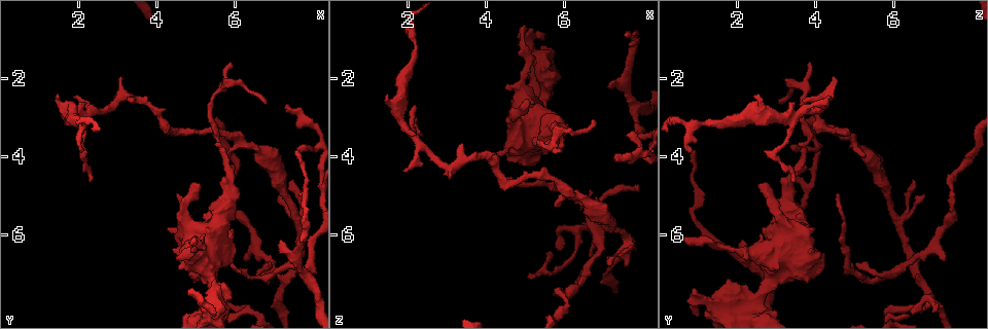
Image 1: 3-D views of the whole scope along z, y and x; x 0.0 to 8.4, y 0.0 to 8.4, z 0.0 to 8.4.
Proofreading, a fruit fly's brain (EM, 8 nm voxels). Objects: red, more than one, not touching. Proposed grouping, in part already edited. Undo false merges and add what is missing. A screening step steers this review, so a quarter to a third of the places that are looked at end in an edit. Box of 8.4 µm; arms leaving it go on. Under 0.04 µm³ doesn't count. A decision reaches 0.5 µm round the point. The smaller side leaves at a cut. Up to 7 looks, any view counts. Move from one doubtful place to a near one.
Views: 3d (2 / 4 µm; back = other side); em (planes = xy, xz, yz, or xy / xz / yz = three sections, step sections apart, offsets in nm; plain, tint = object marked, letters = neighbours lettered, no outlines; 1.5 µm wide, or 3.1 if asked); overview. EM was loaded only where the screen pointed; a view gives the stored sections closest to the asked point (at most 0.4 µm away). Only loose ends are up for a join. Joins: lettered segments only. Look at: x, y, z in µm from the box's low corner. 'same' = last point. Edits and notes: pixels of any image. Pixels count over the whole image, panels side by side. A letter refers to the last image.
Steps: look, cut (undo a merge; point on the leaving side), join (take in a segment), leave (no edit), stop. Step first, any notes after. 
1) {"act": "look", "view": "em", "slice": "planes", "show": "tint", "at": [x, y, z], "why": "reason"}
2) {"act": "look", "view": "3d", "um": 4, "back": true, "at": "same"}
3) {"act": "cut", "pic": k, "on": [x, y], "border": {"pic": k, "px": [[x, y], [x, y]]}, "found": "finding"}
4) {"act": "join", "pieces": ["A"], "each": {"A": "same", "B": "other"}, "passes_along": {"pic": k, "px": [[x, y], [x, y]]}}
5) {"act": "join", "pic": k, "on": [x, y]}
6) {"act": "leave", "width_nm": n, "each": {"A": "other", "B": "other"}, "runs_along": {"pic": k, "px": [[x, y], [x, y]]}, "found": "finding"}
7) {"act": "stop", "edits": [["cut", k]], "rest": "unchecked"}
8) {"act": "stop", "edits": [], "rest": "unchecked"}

{"act": "look", "view": "em", "slice": "planes", "show": "letters", "at": [7.30, 2.70, 3.90], "why": "tapers out"}

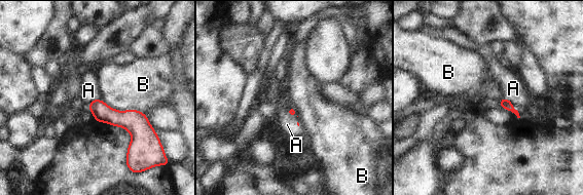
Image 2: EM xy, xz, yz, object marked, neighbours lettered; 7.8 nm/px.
{"act": "leave", "each": {"A": "other", "B": "other"}, "border": {"pic": 2, "px": [[101, 99], [114, 109], [145, 115]]}, "found": "no lettered segment goes on from it"}

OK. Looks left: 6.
{"act": "look", "view": "em", "slice": "xz", "step": 4, "show": "letters", "at": [6.85, 6.80, 5.10], "why": "an open end"}

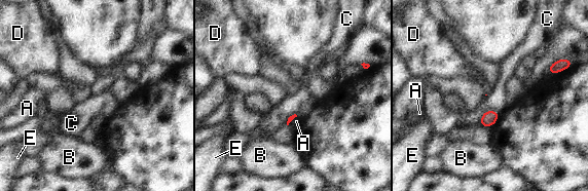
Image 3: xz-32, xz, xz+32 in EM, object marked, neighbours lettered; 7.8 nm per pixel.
{"act": "leave", "each": {"A": "other", "B": "other", "C": "other", "D": "other", "E": "other"}, "border": {"pic": 3, "px": [[499, 113], [486, 111], [479, 124]]}, "found": "no lettered segment goes on from it"}

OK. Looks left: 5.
{"act": "look", "view": "em", "slice": "xz", "step": 8, "show": "letters", "at": [7.10, 6.15, 2.15]}

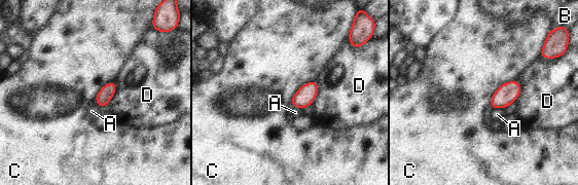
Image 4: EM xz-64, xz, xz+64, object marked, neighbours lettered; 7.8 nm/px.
{"act": "leave", "width_nm": 110, "each": {"A": "other", "B": "other", "C": "other", "D": "other"}, "border": {"pic": 4, "px": [[515, 79], [504, 82], [489, 104]]}, "found": "no lettered segment goes on from it"}

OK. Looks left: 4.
{"act": "stop", "edits": [], "rest": "unchecked"}

